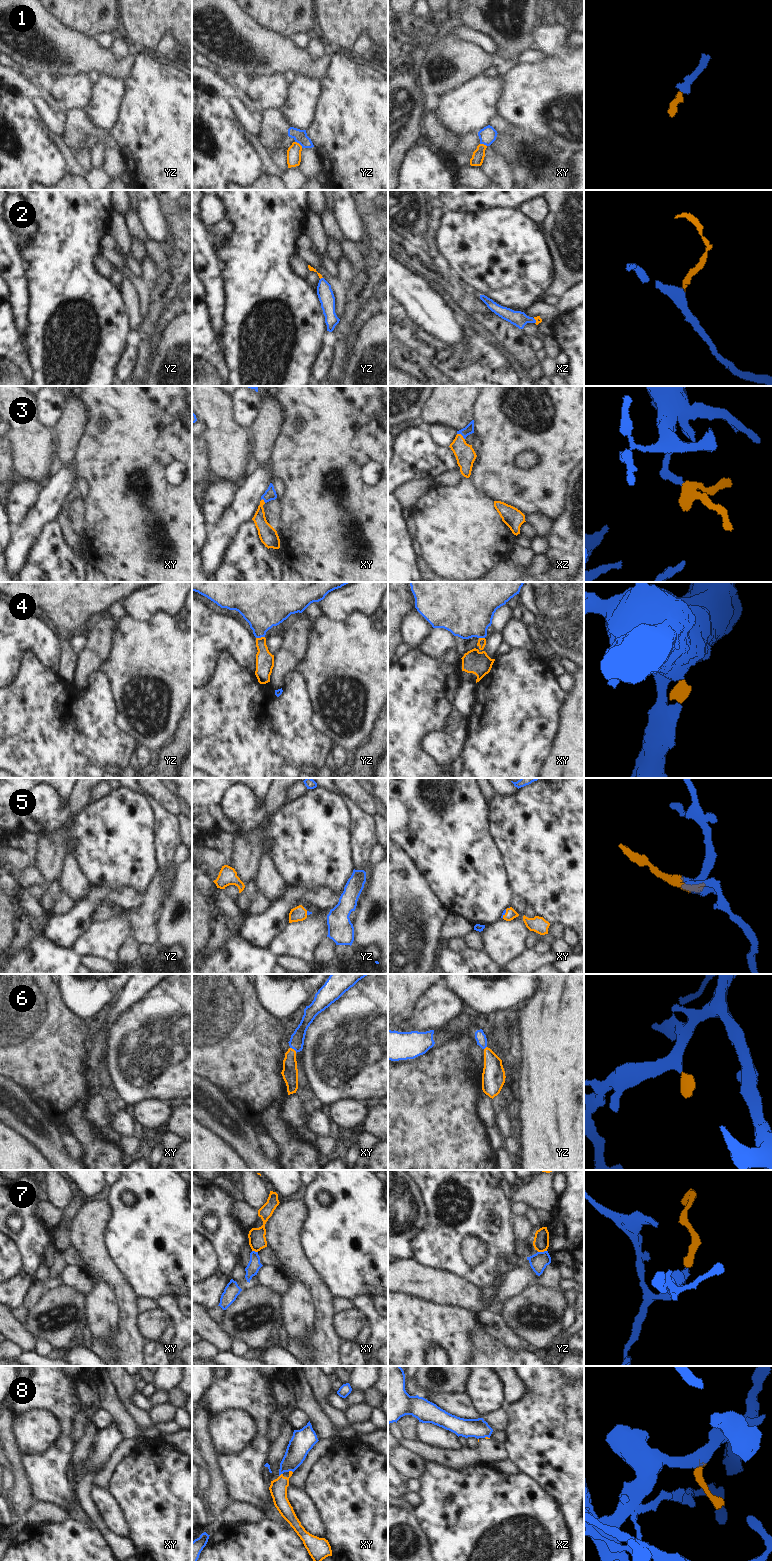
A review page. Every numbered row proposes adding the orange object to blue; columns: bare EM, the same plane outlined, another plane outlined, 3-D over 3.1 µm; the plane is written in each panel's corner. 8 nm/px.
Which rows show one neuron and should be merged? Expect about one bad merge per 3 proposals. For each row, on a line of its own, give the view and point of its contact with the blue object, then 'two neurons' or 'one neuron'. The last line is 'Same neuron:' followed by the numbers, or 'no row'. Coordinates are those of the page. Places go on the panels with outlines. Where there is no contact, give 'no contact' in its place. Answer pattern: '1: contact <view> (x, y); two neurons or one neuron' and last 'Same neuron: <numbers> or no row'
1: contact yz (299, 143); one neuron
2: contact xz (535, 321); one neuron
3: contact xz (461, 434); one neuron
4: contact yz (260, 637); one neuron
5: contact xy (505, 912); one neuron
6: contact xy (293, 1048); one neuron
7: contact yz (542, 1252); two neurons
8: contact xy (290, 1470); two neurons
Same neuron: 1, 2, 3, 4, 5, 6

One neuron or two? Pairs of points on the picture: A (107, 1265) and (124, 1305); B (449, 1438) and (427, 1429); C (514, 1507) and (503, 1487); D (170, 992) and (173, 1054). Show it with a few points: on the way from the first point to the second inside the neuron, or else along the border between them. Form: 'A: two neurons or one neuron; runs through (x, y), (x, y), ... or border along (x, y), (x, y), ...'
A: one neuron; runs through (112, 1275), (122, 1288), (124, 1295)
B: one neuron; runs through (444, 1438), (432, 1434)
C: one neuron; runs through (509, 1502), (507, 1492)
D: one neuron; runs through (173, 1007), (173, 1039)

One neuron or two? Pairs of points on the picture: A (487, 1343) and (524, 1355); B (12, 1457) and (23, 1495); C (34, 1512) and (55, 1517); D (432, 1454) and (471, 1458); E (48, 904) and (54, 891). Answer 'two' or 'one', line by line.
A: one
B: one
C: one
D: one
E: one

